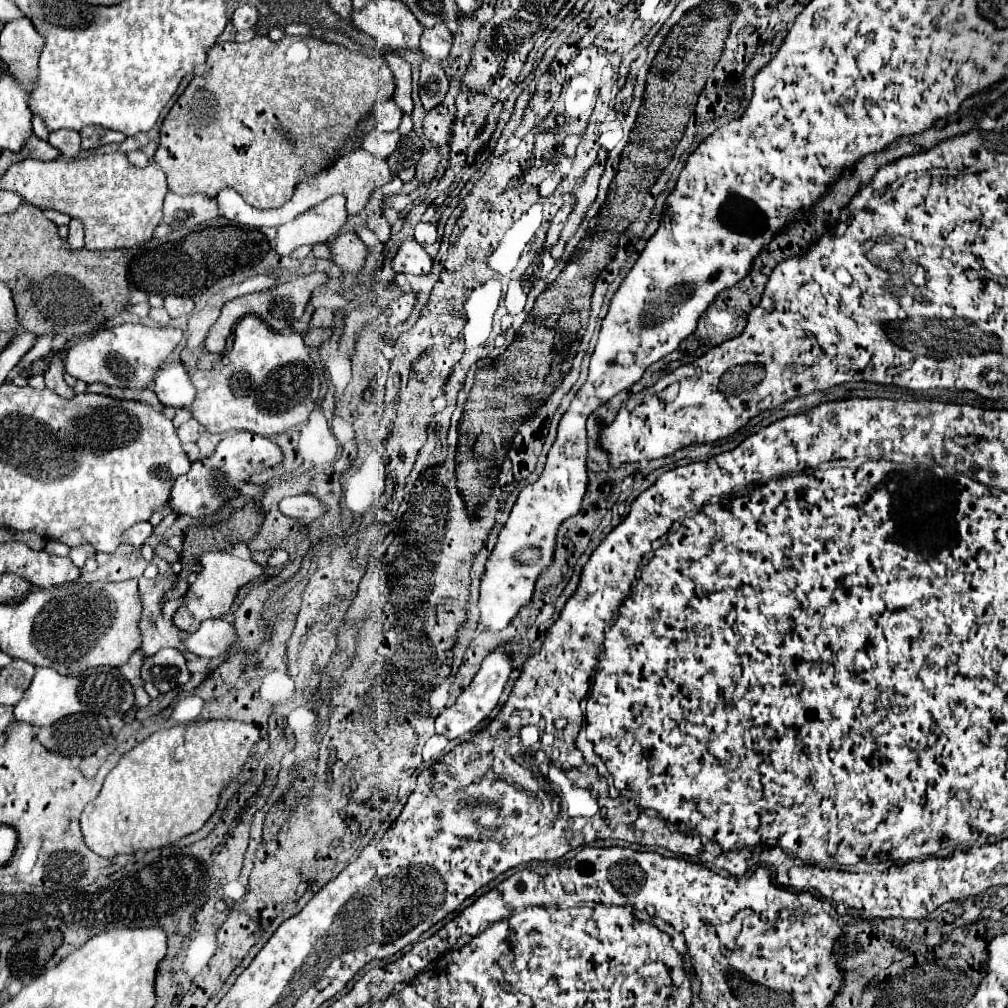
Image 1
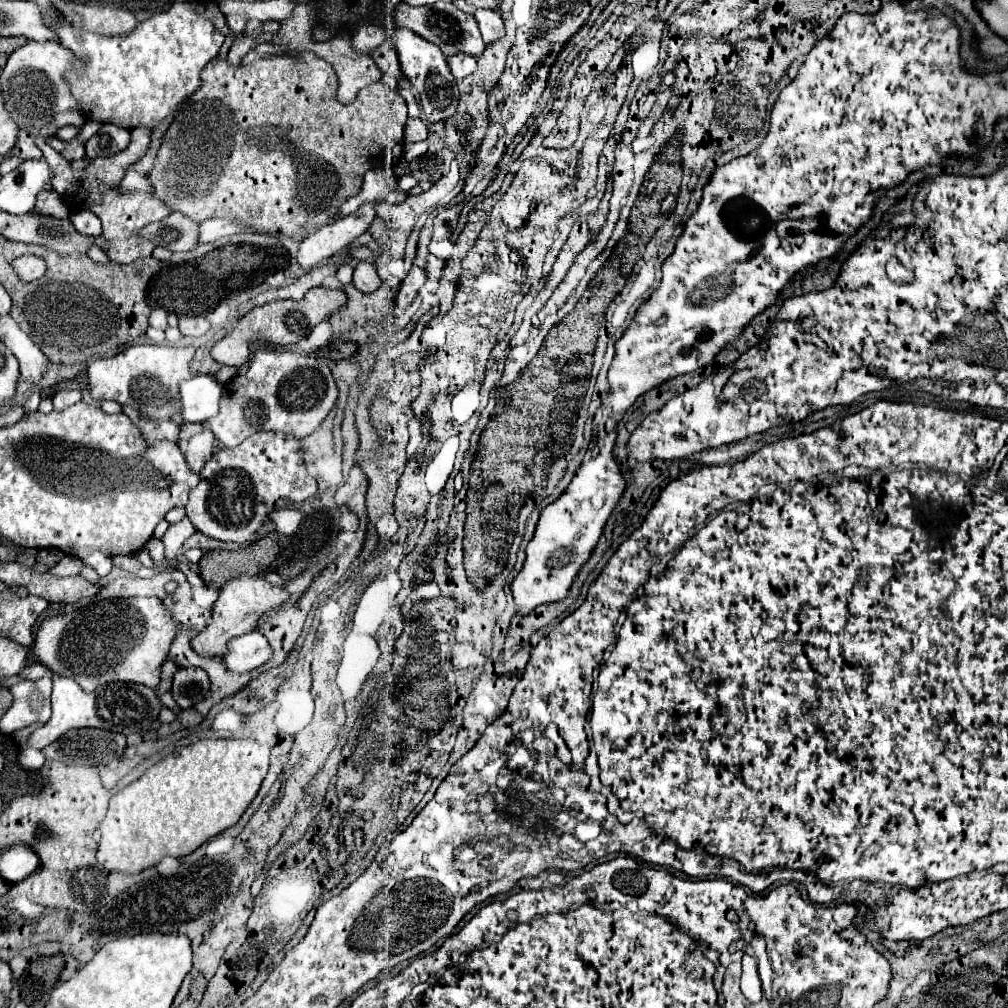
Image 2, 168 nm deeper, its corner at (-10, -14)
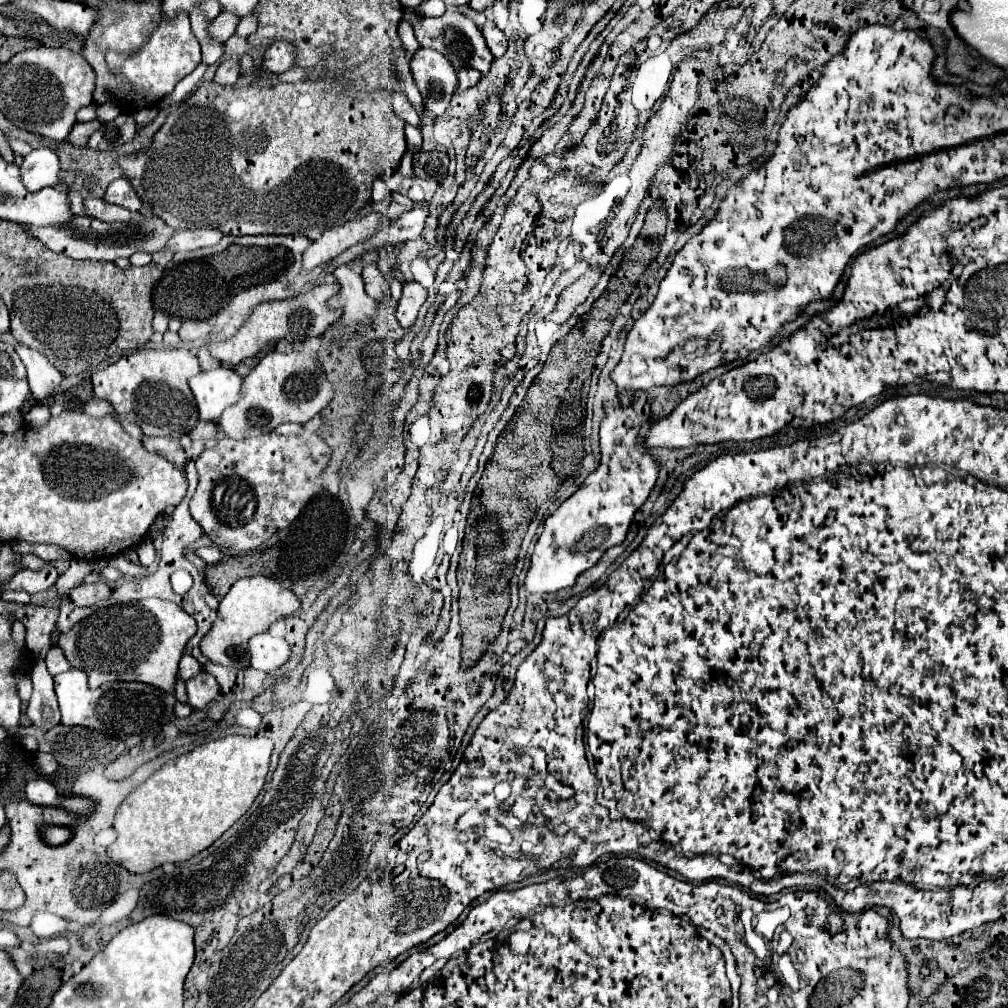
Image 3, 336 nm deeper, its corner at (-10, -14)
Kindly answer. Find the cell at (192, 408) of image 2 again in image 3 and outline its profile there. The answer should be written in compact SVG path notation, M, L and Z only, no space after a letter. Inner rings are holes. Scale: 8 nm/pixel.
M219 366L193 376L189 380L189 388L197 400L199 420L217 422L221 414L241 398L243 376L239 376L233 368Z

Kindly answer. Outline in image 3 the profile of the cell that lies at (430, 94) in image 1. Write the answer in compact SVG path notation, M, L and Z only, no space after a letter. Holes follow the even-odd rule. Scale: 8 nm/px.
M421 48L411 58L411 74L425 100L425 108L441 116L457 90L455 68L433 48Z

